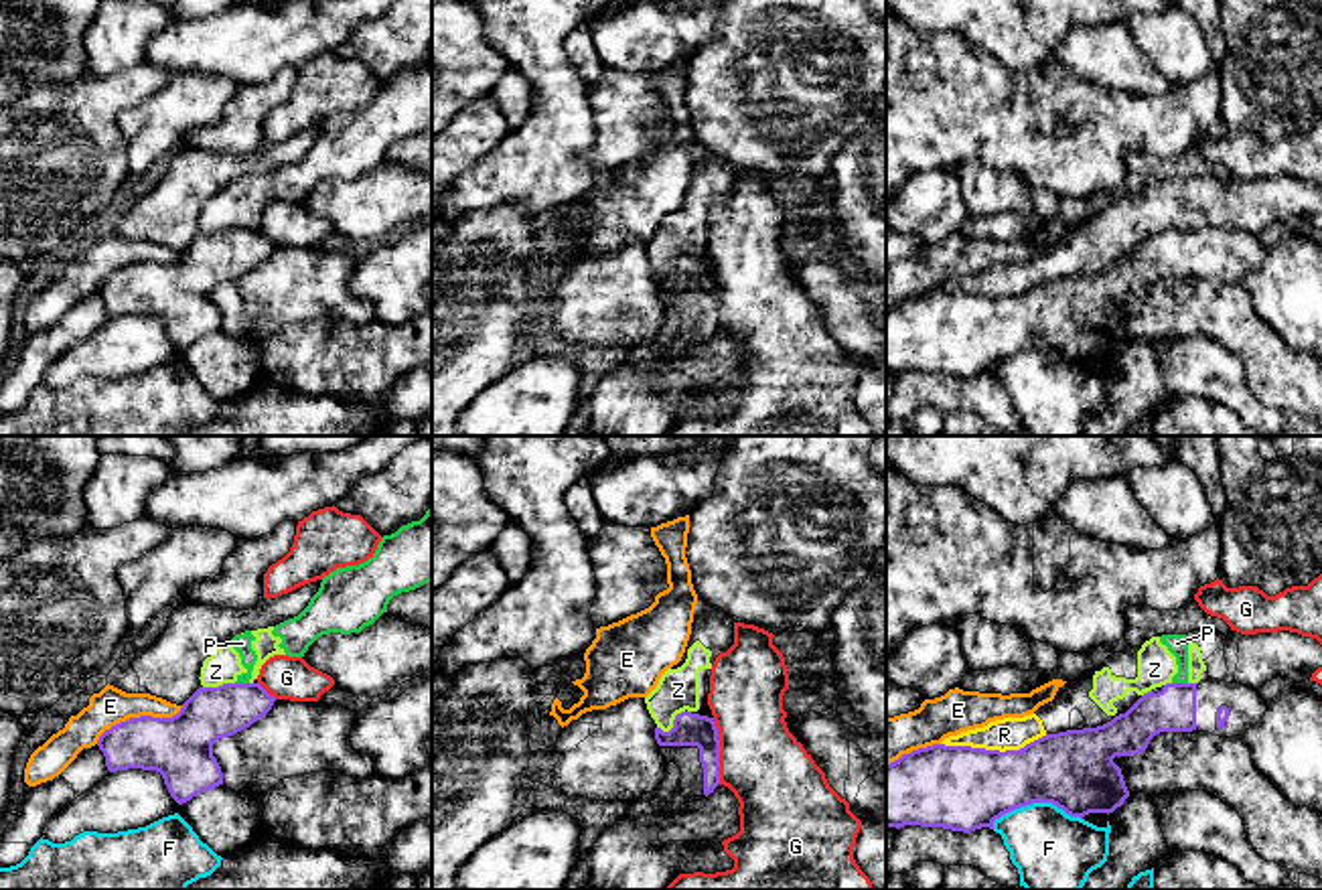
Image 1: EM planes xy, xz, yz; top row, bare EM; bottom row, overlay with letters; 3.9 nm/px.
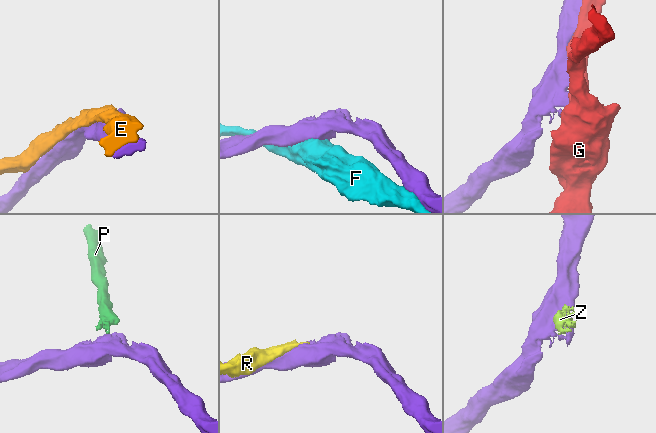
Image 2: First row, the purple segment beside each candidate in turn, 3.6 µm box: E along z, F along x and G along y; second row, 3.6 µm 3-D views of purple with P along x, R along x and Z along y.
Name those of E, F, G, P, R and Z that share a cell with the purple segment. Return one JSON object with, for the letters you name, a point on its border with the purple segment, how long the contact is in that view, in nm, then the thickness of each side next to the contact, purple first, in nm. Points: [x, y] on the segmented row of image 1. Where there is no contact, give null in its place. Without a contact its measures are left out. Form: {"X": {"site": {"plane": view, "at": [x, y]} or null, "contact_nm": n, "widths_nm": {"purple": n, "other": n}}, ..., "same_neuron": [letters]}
{"same_neuron": []}

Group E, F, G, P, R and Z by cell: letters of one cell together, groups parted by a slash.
E / F / G / P R Z

